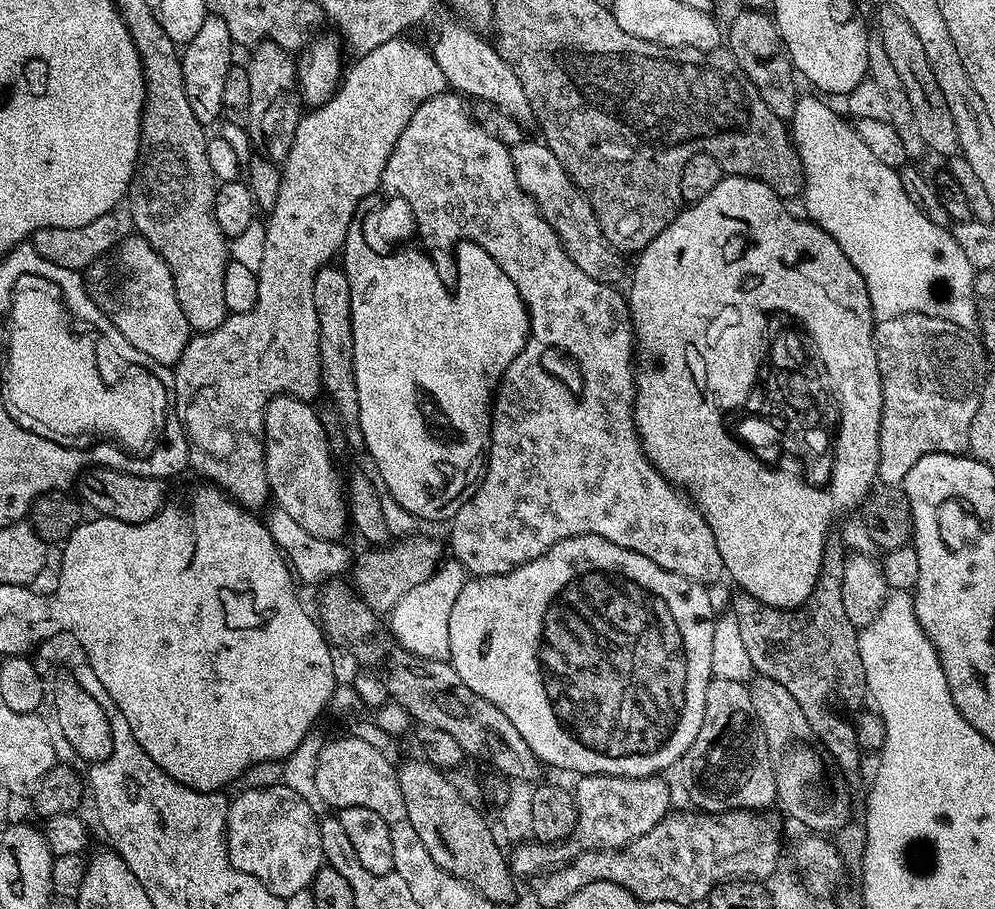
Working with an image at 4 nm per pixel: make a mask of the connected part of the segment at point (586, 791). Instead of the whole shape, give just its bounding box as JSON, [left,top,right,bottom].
[508,775,672,878]

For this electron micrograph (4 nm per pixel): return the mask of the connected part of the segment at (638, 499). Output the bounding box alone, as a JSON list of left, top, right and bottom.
[380,90,725,586]

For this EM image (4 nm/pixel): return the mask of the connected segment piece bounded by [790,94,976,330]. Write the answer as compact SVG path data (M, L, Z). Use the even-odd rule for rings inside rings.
M811 94L812 96L801 95L795 106L795 113L790 121L790 130L793 137L793 144L796 145L800 161L804 167L804 191L802 193L802 201L804 200L804 208L807 219L816 224L822 230L826 230L826 234L830 234L830 238L834 238L834 242L838 242L838 246L842 246L842 254L846 254L846 258L850 258L850 262L854 266L854 270L860 275L863 281L863 291L867 297L867 307L870 309L871 315L877 321L889 320L890 318L898 318L902 314L926 314L927 316L937 316L938 318L946 318L946 322L954 322L954 326L962 326L963 328L972 330L976 328L976 307L974 306L974 278L976 272L970 266L966 254L962 254L962 246L958 246L958 242L952 236L951 231L947 227L940 227L922 214L910 202L906 196L906 192L902 188L900 181L900 173L895 168L886 166L883 162L878 162L878 158L874 158L873 152L867 147L866 142L862 141L859 131L847 120L842 120L839 114L826 103L822 102L821 97Z

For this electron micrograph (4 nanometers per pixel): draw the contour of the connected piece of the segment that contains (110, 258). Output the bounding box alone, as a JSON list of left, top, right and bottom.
[86,235,193,366]

